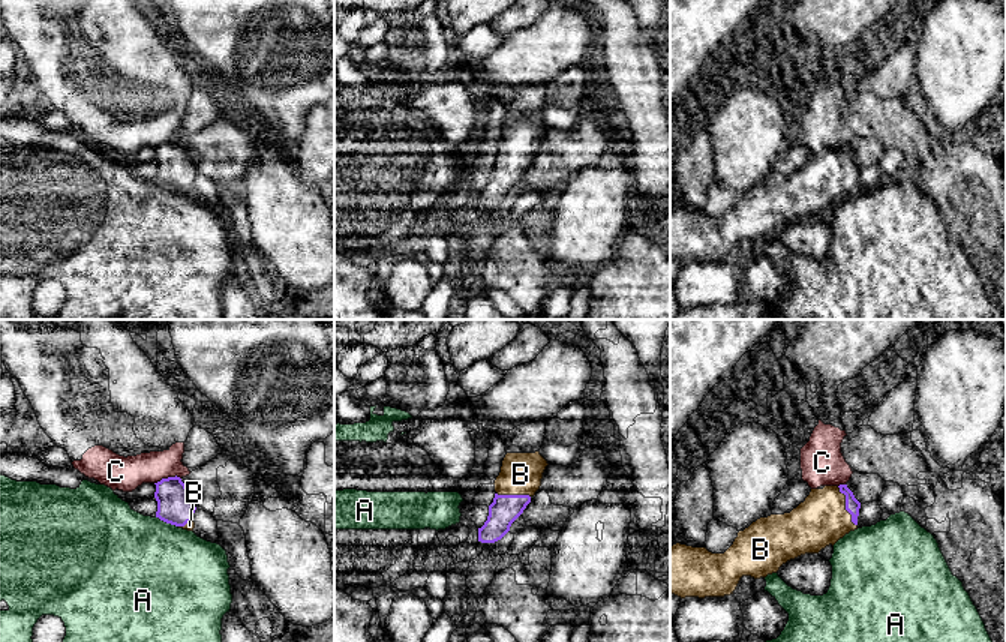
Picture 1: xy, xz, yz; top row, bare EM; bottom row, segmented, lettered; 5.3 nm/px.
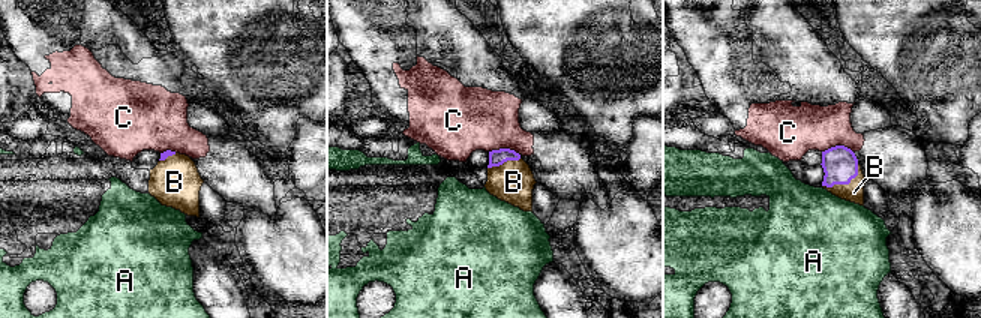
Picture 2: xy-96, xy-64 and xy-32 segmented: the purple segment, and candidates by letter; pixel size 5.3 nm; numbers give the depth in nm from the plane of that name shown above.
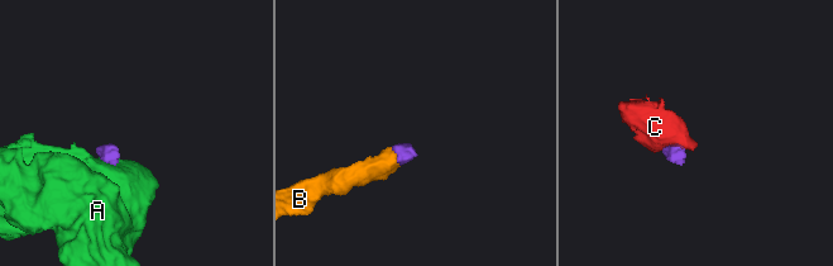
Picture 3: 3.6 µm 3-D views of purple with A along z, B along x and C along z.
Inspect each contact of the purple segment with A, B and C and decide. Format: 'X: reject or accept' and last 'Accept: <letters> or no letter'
A: reject
B: accept
C: reject
Accept: B

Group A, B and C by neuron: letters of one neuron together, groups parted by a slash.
A / B / C

